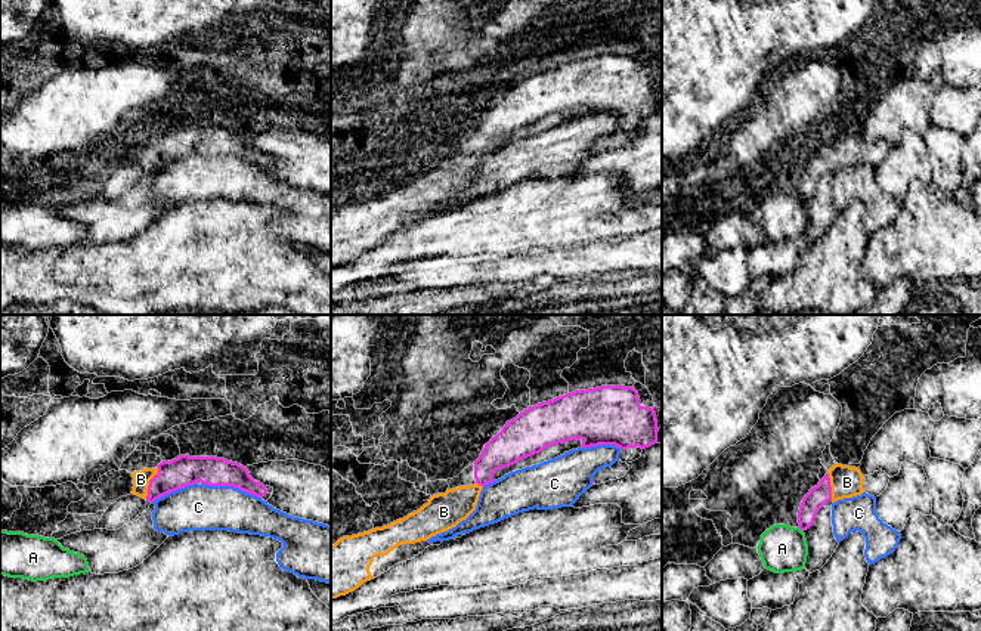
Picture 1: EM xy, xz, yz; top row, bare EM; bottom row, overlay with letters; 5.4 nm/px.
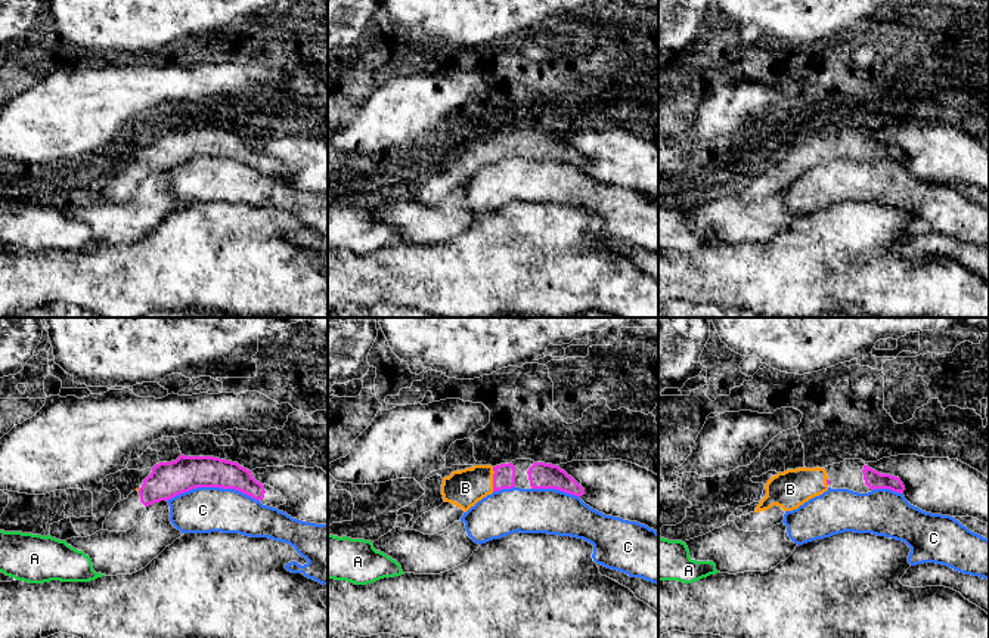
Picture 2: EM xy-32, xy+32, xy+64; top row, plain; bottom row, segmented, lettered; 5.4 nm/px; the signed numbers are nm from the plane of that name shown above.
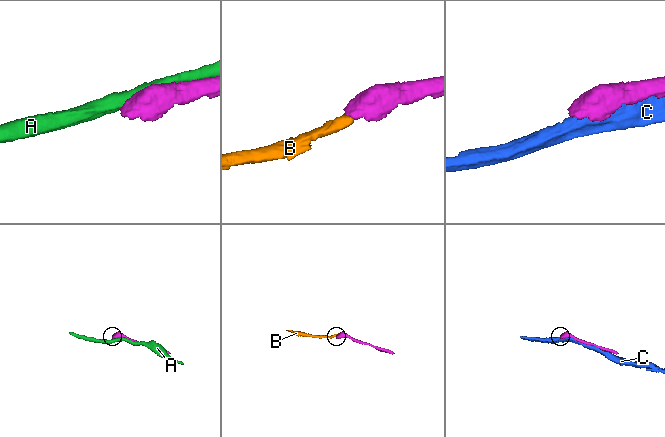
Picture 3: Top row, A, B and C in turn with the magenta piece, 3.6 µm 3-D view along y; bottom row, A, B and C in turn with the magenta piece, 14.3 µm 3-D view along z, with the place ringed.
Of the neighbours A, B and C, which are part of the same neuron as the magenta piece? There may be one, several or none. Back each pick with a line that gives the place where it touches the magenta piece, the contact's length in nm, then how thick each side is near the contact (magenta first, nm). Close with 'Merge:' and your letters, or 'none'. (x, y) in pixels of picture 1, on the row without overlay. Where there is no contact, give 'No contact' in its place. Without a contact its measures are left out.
B: Touches magenta at xy (149, 151). Shared border 200 nm. Thickness 170 nm (magenta) against 100 nm
Merge: B

